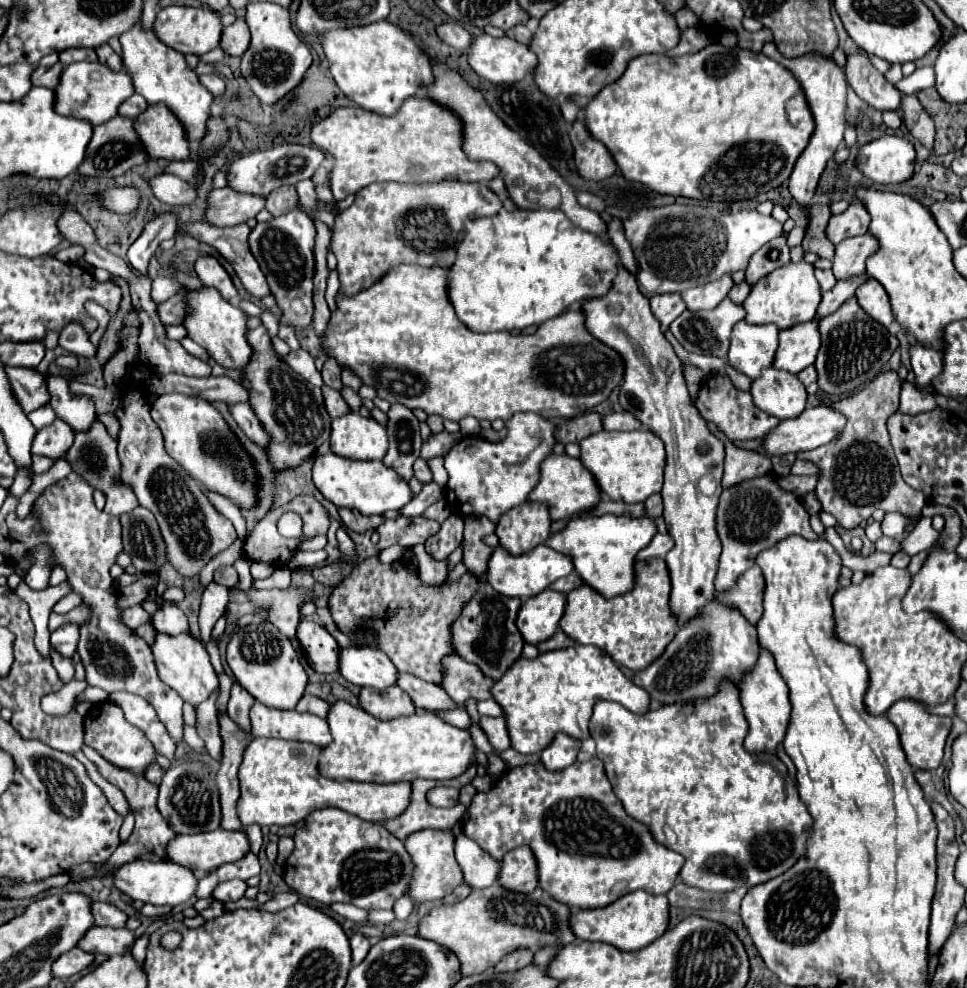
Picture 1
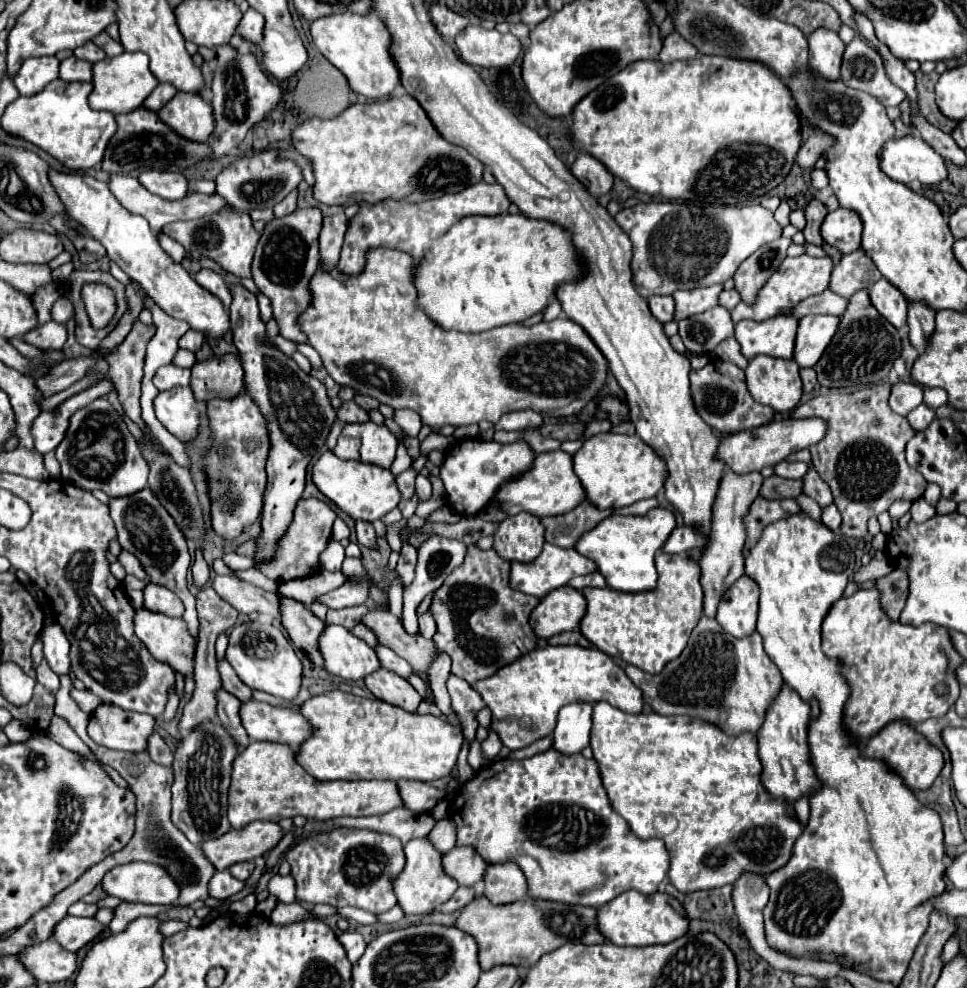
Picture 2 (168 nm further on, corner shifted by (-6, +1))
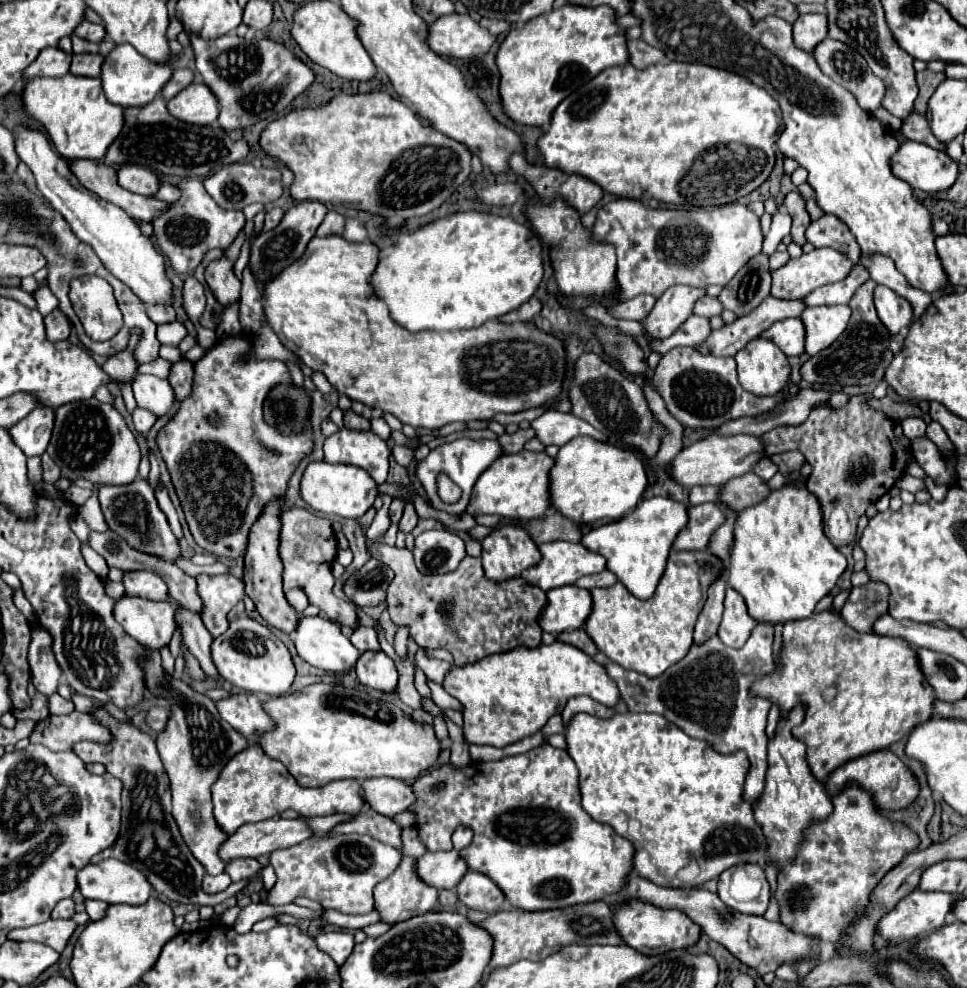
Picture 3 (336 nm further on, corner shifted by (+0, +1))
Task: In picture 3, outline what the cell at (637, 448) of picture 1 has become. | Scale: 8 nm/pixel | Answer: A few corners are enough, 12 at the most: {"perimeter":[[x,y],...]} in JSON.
{"perimeter":[[577,437],[551,503],[577,523],[621,519],[645,487],[631,449]]}

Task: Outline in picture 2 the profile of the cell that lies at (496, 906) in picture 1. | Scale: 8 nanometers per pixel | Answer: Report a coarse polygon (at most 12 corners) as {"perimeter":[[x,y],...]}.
{"perimeter":[[477,897],[455,927],[483,971],[527,969],[563,943],[607,941],[597,909]]}

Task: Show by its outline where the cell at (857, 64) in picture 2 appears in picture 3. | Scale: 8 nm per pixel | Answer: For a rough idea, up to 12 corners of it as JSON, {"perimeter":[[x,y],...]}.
{"perimeter":[[827,37],[813,57],[865,111],[881,107],[885,85],[859,51]]}

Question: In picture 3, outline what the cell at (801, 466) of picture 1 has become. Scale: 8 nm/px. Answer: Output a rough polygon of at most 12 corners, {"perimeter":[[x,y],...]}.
{"perimeter":[[763,457],[755,469],[761,479],[769,481],[777,473],[777,465]]}

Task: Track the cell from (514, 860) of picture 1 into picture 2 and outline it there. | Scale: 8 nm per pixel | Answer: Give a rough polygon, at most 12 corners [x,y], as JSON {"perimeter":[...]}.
{"perimeter":[[515,863],[487,865],[483,895],[495,905],[527,895]]}

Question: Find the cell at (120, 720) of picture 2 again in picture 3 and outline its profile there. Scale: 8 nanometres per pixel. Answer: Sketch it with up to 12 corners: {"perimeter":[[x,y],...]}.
{"perimeter":[[91,713],[37,721],[31,743],[65,751],[75,741],[111,743]]}

